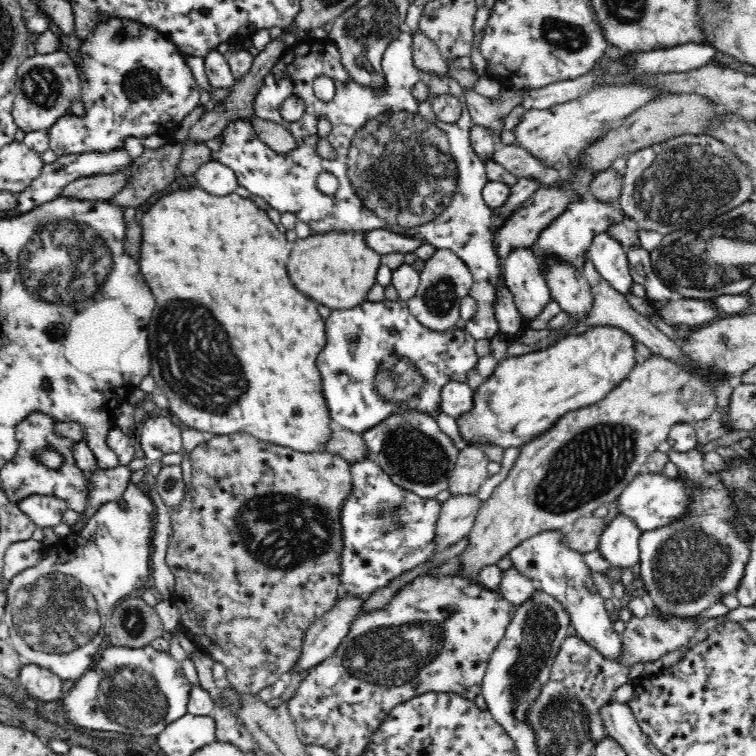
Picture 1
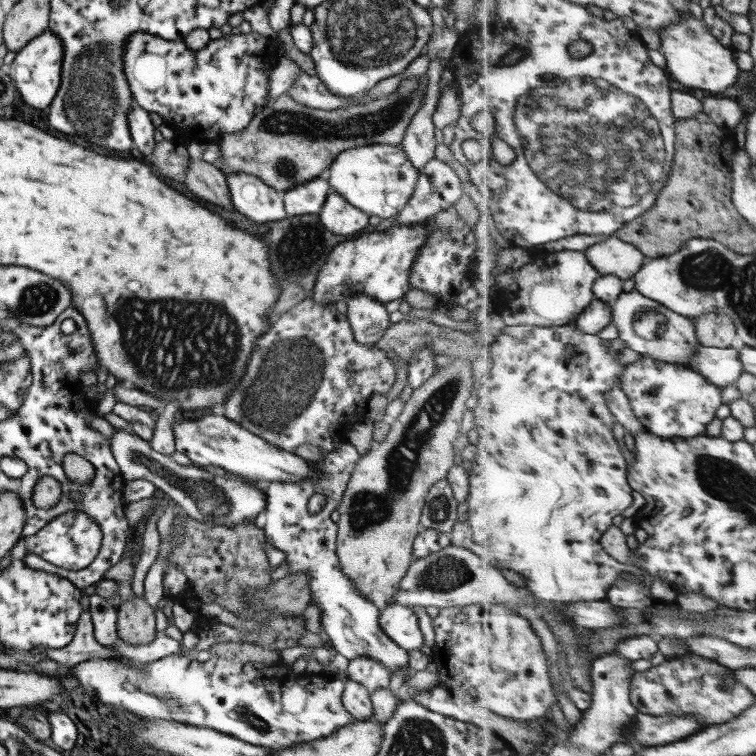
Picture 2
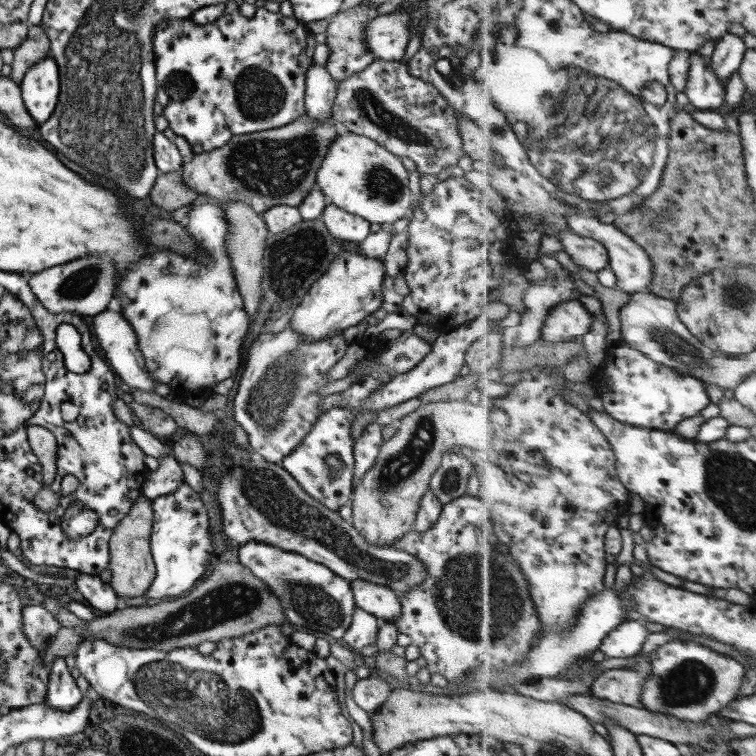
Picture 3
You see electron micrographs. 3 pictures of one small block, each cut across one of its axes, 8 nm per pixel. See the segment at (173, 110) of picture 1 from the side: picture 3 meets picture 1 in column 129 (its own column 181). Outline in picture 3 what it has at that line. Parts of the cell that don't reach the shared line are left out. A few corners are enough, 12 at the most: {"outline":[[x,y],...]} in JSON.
{"outline":[[279,11],[155,25],[192,154],[299,119],[314,34]]}

